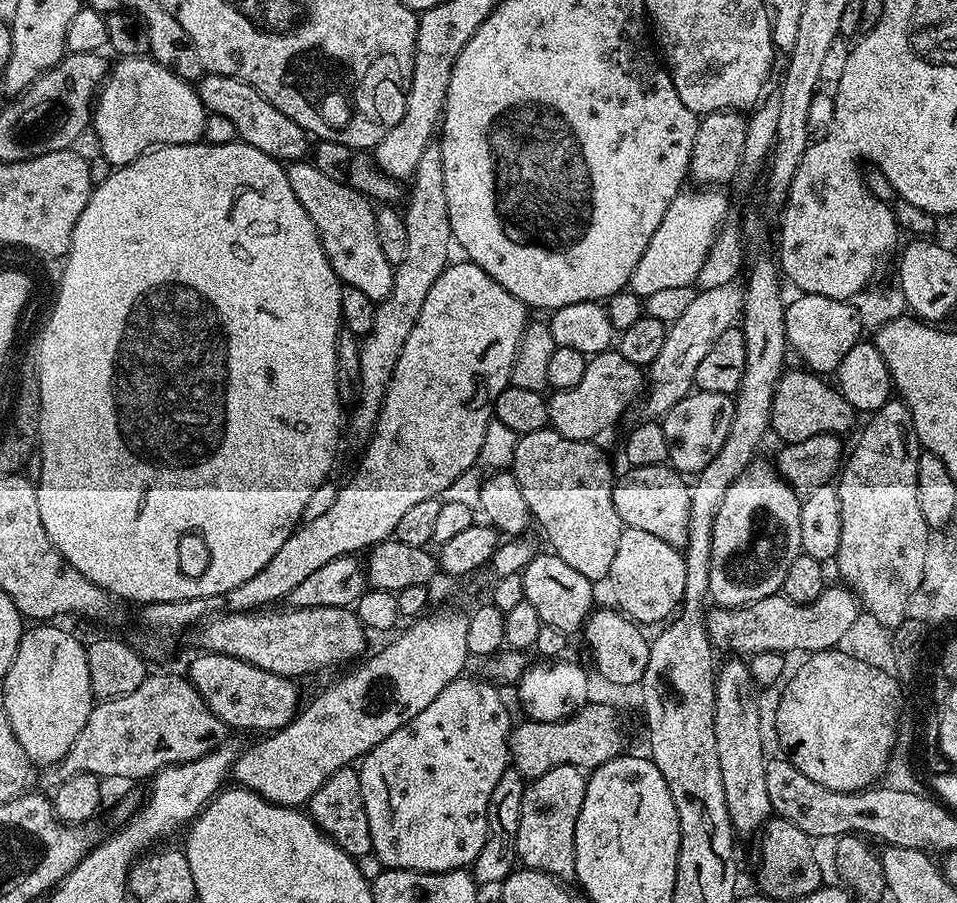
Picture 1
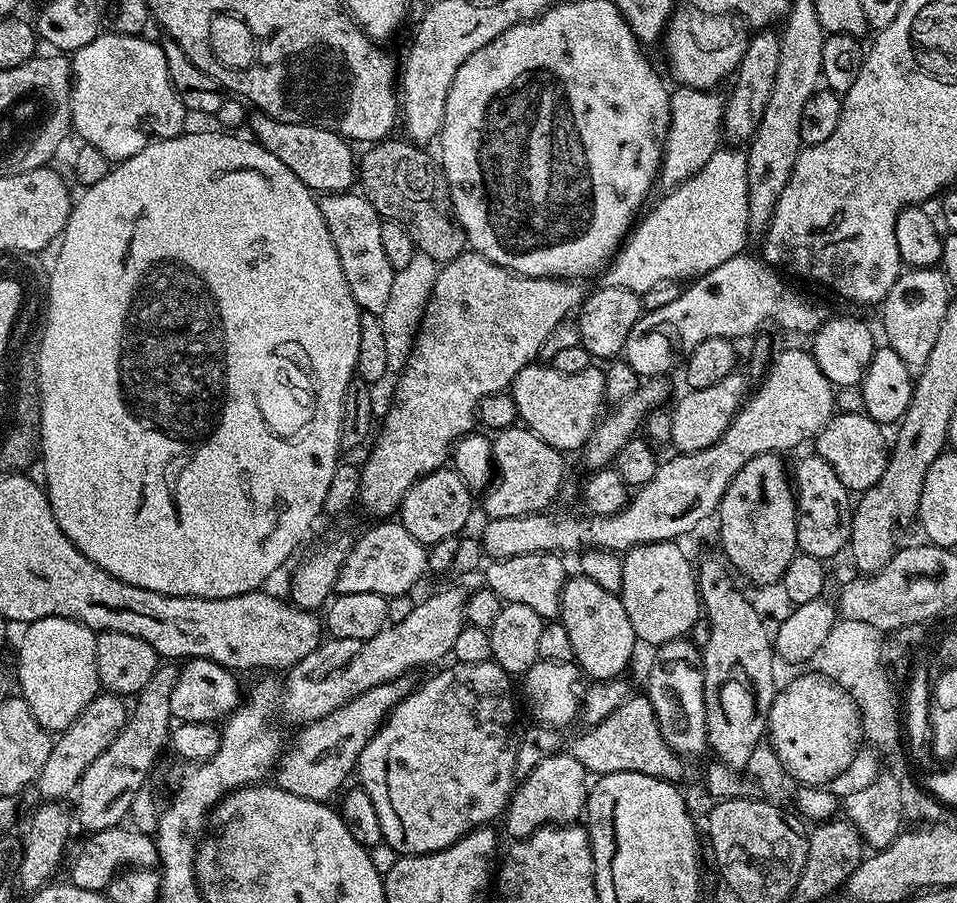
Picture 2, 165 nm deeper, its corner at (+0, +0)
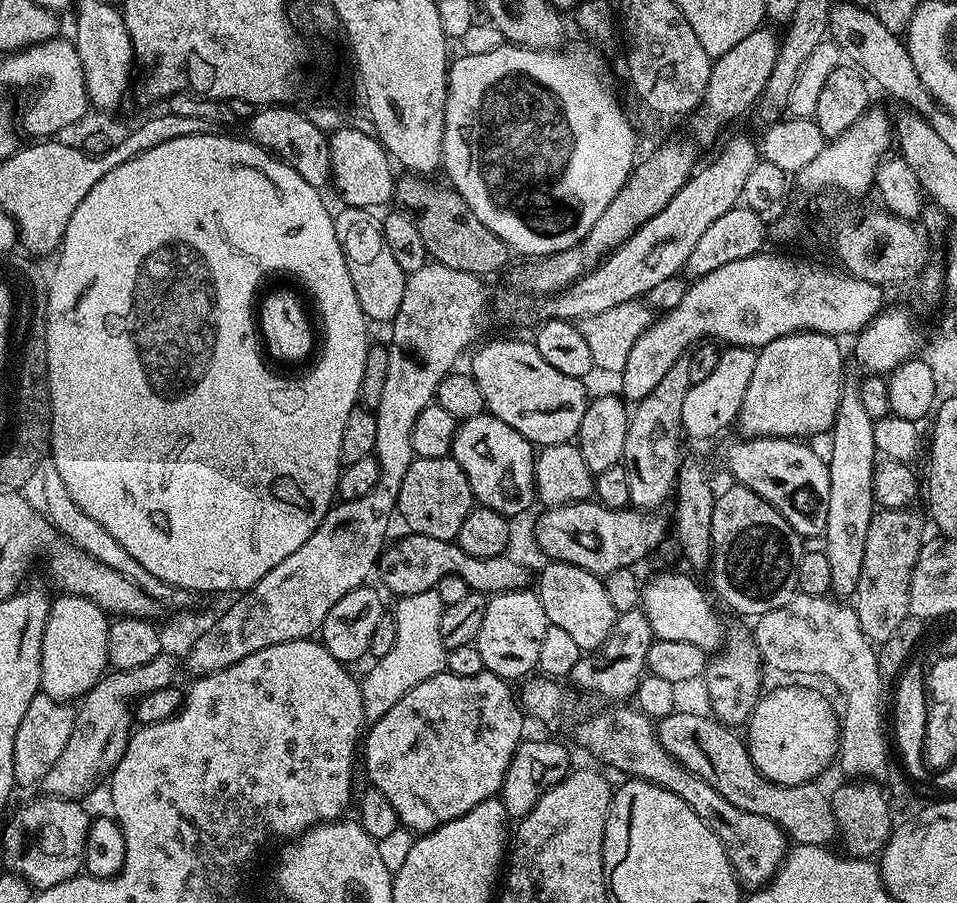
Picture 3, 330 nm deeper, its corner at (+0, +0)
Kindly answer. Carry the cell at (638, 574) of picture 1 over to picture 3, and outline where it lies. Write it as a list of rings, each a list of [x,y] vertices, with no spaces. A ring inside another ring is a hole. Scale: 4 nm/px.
[[[660,572],[649,584],[647,581],[642,588],[642,610],[650,622],[653,637],[666,642],[690,642],[705,654],[715,653],[726,639],[726,628],[720,625],[720,616],[712,609],[713,601],[706,592],[705,596],[703,590],[690,577],[683,576],[680,572]]]

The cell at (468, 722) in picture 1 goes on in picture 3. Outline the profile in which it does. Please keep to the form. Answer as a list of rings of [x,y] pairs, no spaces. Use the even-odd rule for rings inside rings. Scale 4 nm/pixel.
[[[450,671],[439,672],[434,678],[426,678],[426,682],[418,682],[418,686],[414,686],[414,690],[410,690],[410,694],[406,694],[406,698],[402,698],[402,702],[398,702],[391,710],[386,710],[386,714],[382,714],[382,718],[378,718],[367,729],[366,739],[362,744],[362,768],[364,764],[369,778],[372,779],[369,780],[371,787],[382,790],[382,794],[386,794],[386,798],[390,798],[390,806],[394,806],[401,825],[409,832],[413,834],[433,832],[438,826],[474,810],[474,806],[493,799],[499,793],[506,778],[506,770],[516,753],[516,747],[519,746],[525,735],[524,720],[526,721],[526,716],[518,703],[517,693],[514,688],[512,692],[512,688],[513,685],[509,681],[495,676],[492,672],[482,671],[474,674],[471,682],[461,682],[460,676]]]

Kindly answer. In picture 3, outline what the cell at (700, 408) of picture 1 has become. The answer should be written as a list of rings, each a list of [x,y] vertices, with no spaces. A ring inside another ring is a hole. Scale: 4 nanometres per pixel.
[[[725,347],[714,371],[702,378],[702,382],[692,383],[682,401],[682,432],[687,439],[689,436],[692,440],[712,440],[739,421],[742,398],[746,398],[746,386],[750,386],[755,361],[756,352],[751,348]]]

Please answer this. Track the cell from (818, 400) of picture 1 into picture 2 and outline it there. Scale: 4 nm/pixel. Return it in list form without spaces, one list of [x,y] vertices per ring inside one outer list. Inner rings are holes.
[[[837,411],[828,425],[814,437],[814,452],[830,462],[830,466],[834,466],[834,474],[842,478],[849,493],[862,494],[881,480],[888,465],[890,440],[884,437],[884,432],[882,425],[871,420],[865,413]]]

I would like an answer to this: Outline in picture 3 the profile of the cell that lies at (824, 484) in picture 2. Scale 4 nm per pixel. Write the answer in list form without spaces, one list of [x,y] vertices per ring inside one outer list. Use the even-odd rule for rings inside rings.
[[[757,436],[755,438],[739,438],[740,440],[732,440],[724,448],[724,460],[728,463],[728,472],[733,476],[735,483],[741,488],[749,488],[754,490],[754,494],[758,494],[758,498],[762,498],[766,502],[770,502],[770,506],[774,506],[774,510],[778,510],[778,514],[782,514],[782,518],[786,518],[786,522],[790,522],[790,526],[802,538],[808,536],[823,537],[826,530],[826,517],[829,515],[829,499],[830,499],[830,474],[828,473],[829,461],[819,456],[814,449],[811,448],[811,443],[805,442],[800,438],[789,438],[787,436]]]

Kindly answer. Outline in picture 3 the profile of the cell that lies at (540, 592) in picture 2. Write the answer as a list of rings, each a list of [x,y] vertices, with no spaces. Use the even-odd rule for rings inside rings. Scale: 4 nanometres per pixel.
[[[417,532],[404,534],[397,544],[389,543],[380,554],[378,577],[396,598],[433,591],[446,574],[458,574],[458,578],[466,578],[469,590],[485,594],[528,588],[530,584],[530,572],[512,562],[507,554],[494,558],[474,558],[451,540],[430,538]]]

